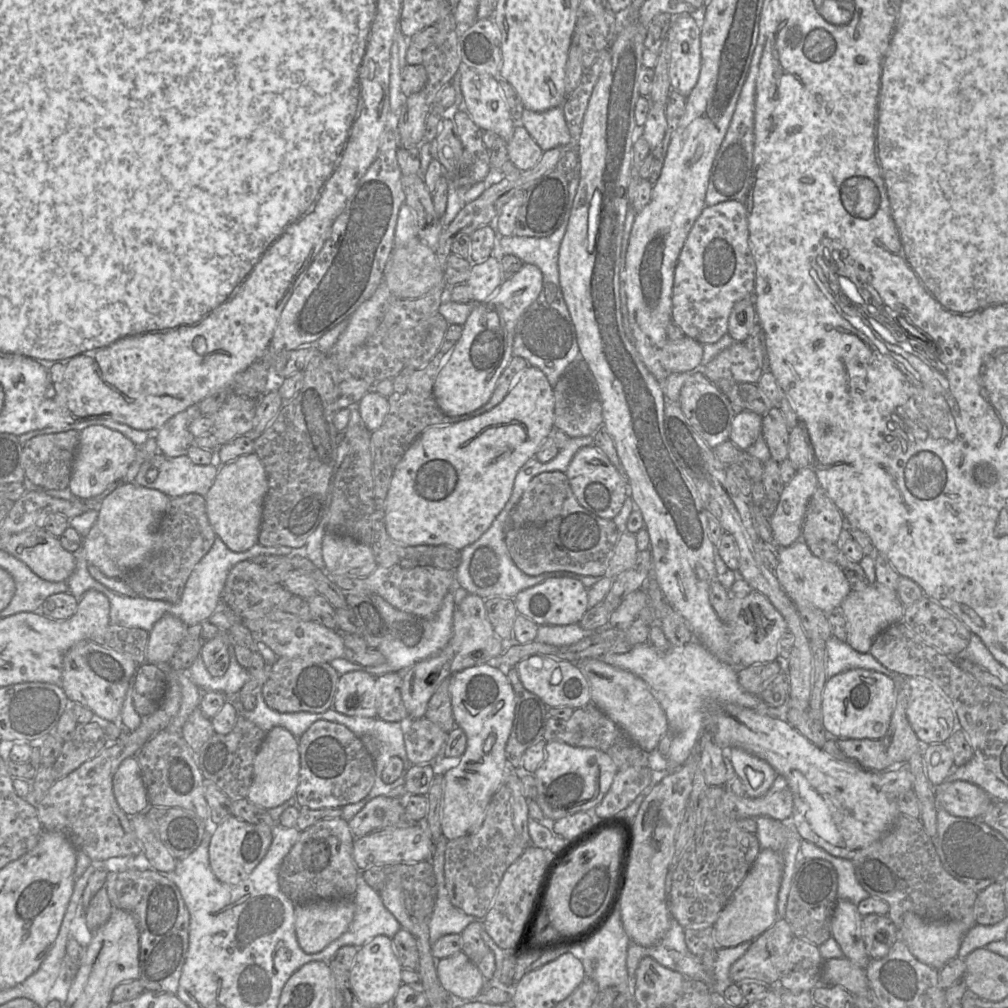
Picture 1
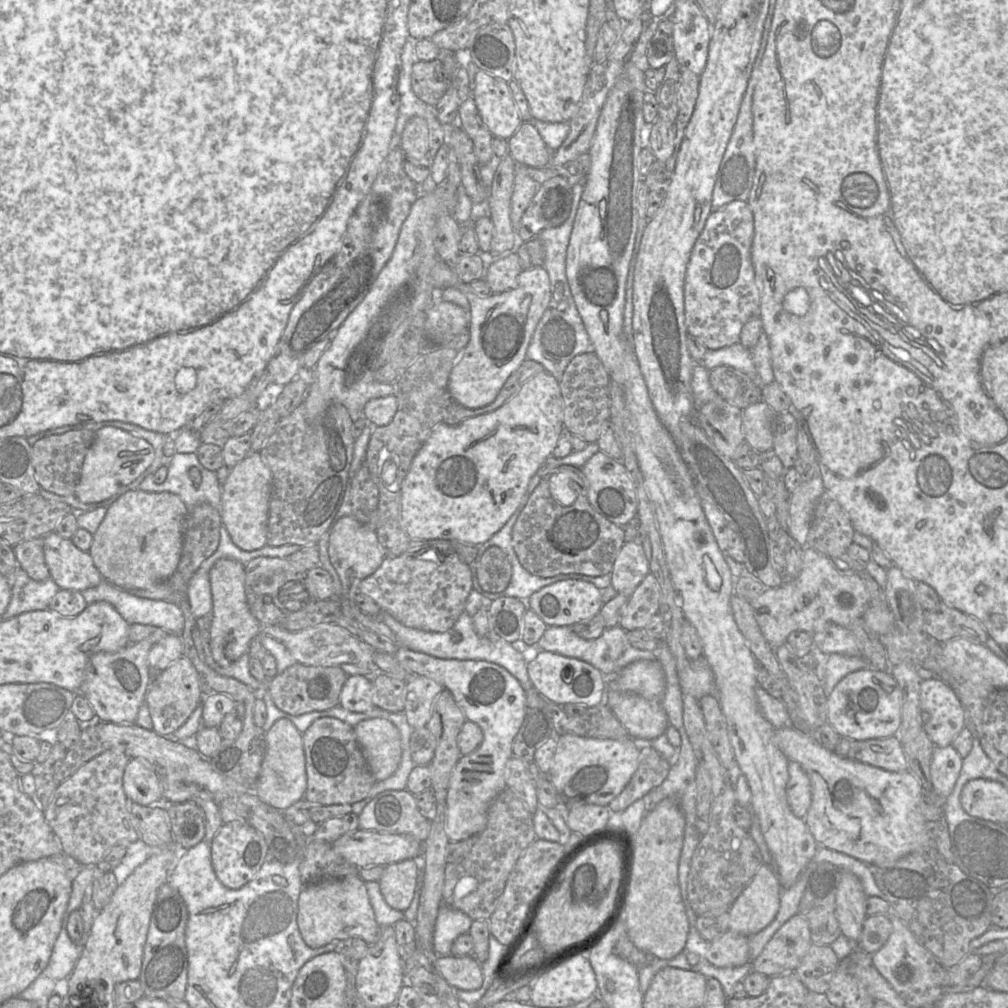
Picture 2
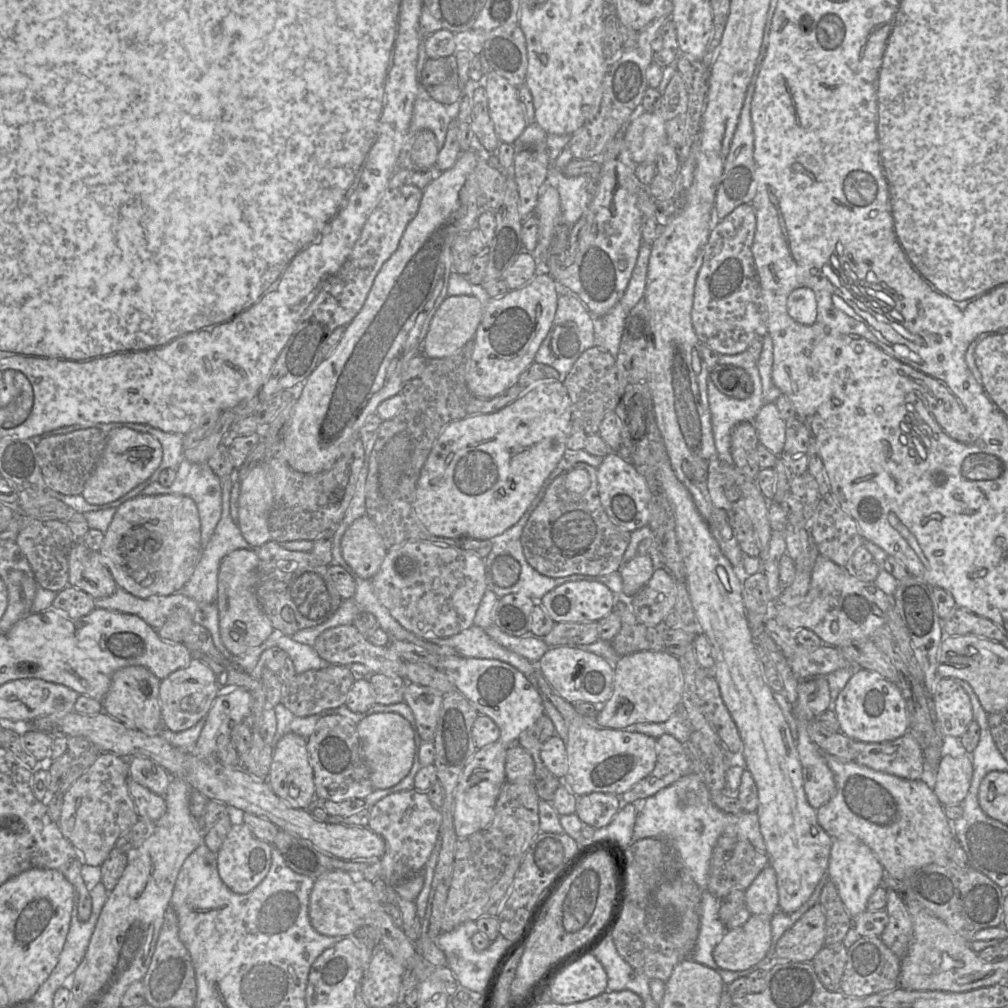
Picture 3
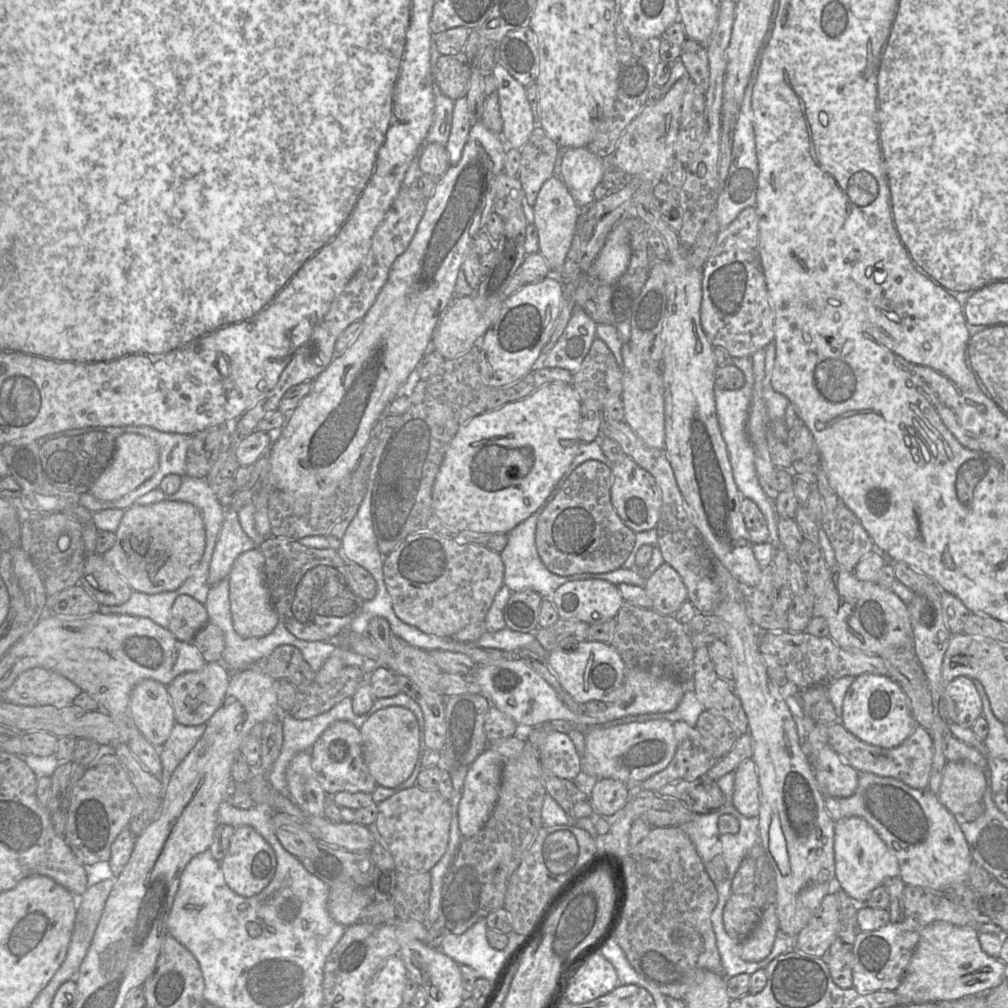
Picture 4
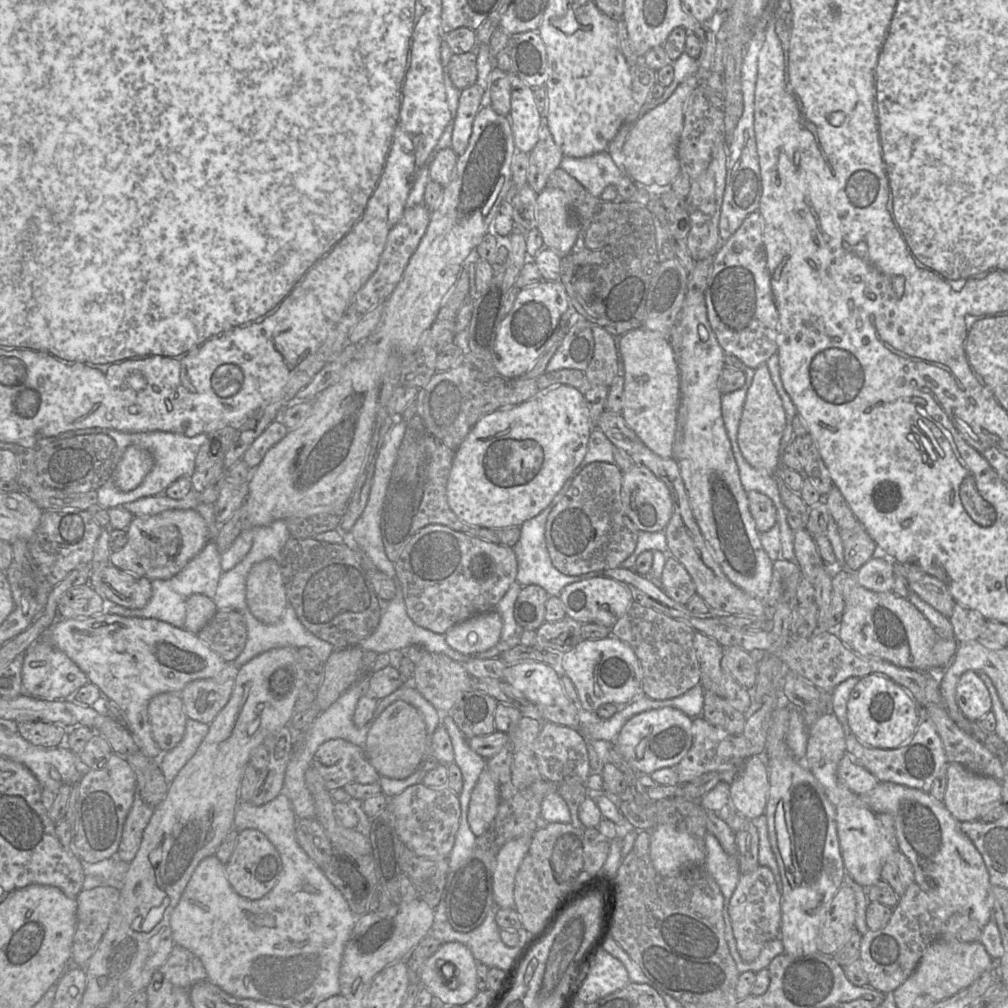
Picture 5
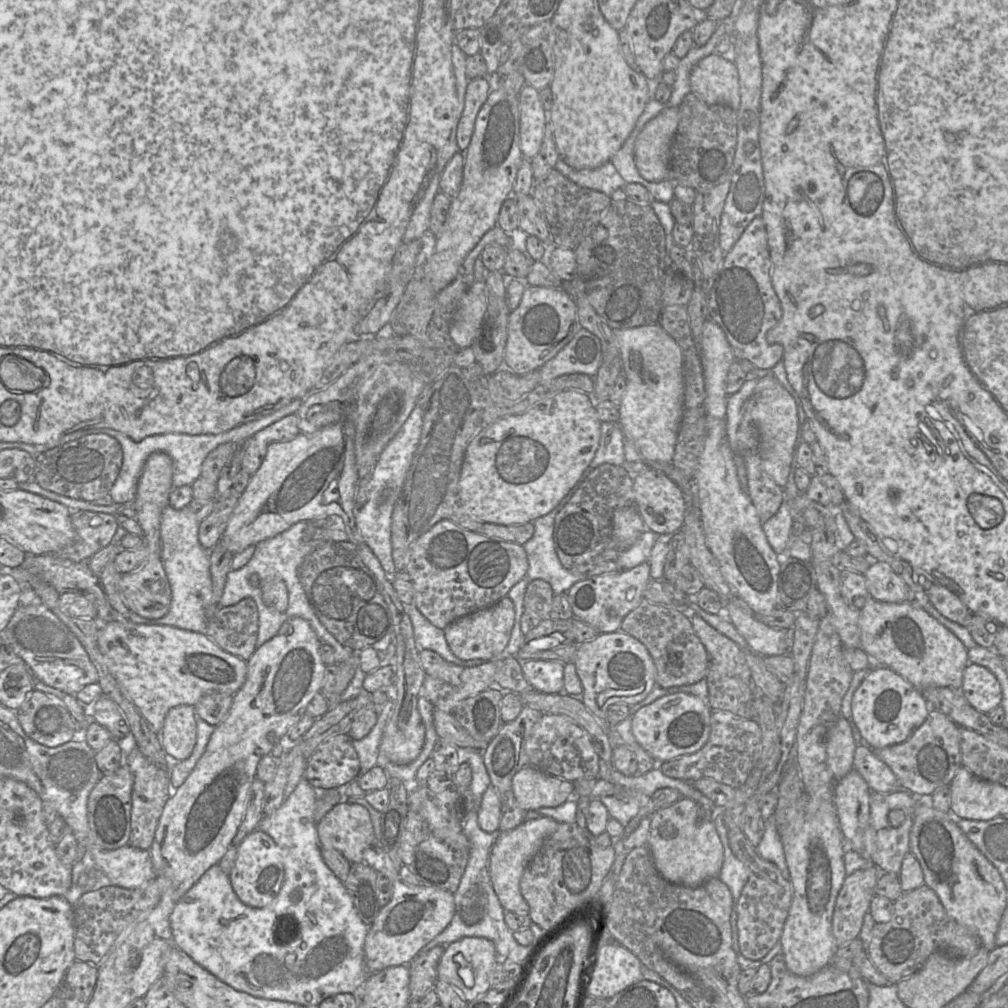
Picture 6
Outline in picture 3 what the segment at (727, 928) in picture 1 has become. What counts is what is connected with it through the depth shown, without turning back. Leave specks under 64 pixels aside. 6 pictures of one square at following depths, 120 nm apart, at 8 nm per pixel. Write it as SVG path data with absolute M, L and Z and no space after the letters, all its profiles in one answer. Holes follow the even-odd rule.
M766 866L745 890L745 907L751 915L771 918L779 910L776 883L774 869Z

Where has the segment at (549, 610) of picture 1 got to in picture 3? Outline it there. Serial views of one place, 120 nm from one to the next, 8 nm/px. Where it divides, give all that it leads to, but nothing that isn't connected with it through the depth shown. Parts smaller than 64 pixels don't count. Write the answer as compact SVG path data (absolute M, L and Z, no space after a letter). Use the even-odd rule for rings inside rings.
M569 581L539 601L555 623L598 622L615 610L615 594L597 581Z

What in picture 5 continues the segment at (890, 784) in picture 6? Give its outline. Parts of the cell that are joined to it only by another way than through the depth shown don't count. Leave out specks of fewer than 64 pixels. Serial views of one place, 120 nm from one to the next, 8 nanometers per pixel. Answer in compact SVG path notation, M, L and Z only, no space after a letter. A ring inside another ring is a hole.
M845 754L840 760L837 776L844 786L857 795L869 793L879 782L868 770L857 764L849 754Z

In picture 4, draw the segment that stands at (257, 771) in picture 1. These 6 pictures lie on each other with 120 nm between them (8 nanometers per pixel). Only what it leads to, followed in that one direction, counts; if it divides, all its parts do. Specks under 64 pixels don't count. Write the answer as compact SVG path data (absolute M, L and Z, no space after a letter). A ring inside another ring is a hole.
M301 751L286 770L286 781L292 801L310 815L324 817L328 794L322 789L312 768L310 751Z

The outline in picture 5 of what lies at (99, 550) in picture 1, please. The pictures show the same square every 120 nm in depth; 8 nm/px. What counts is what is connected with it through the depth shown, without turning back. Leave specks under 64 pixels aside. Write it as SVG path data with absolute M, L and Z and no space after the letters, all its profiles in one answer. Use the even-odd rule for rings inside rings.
M174 509L154 516L135 516L126 531L128 541L122 549L111 553L110 563L150 581L174 577L201 552L209 540L207 524L194 510Z

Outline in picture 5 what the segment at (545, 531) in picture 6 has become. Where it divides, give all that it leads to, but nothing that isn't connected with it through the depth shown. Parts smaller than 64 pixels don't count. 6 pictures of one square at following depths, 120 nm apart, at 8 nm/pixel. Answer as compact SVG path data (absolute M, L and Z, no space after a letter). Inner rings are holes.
M559 491L551 503L539 515L525 521L521 525L520 538L512 548L518 562L516 582L518 582L522 587L527 585L538 585L542 587L549 594L549 596L559 596L561 590L569 584L587 580L592 577L603 577L602 573L596 572L589 572L580 576L567 576L557 570L551 561L545 539L546 523L548 515L560 502L564 495L565 494L560 494Z

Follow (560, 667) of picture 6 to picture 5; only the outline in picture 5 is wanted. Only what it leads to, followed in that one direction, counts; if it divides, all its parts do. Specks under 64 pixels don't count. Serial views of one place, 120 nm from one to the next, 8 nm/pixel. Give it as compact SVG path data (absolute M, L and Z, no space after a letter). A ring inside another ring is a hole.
M539 662L507 665L503 680L534 704L559 708L574 704L564 692L558 667Z

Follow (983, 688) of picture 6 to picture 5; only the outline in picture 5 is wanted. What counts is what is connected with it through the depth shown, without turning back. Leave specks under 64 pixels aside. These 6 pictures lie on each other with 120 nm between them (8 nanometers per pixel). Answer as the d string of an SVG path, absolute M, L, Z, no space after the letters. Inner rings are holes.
M966 671L961 675L955 698L962 714L971 722L978 722L992 711L989 690L975 671Z

